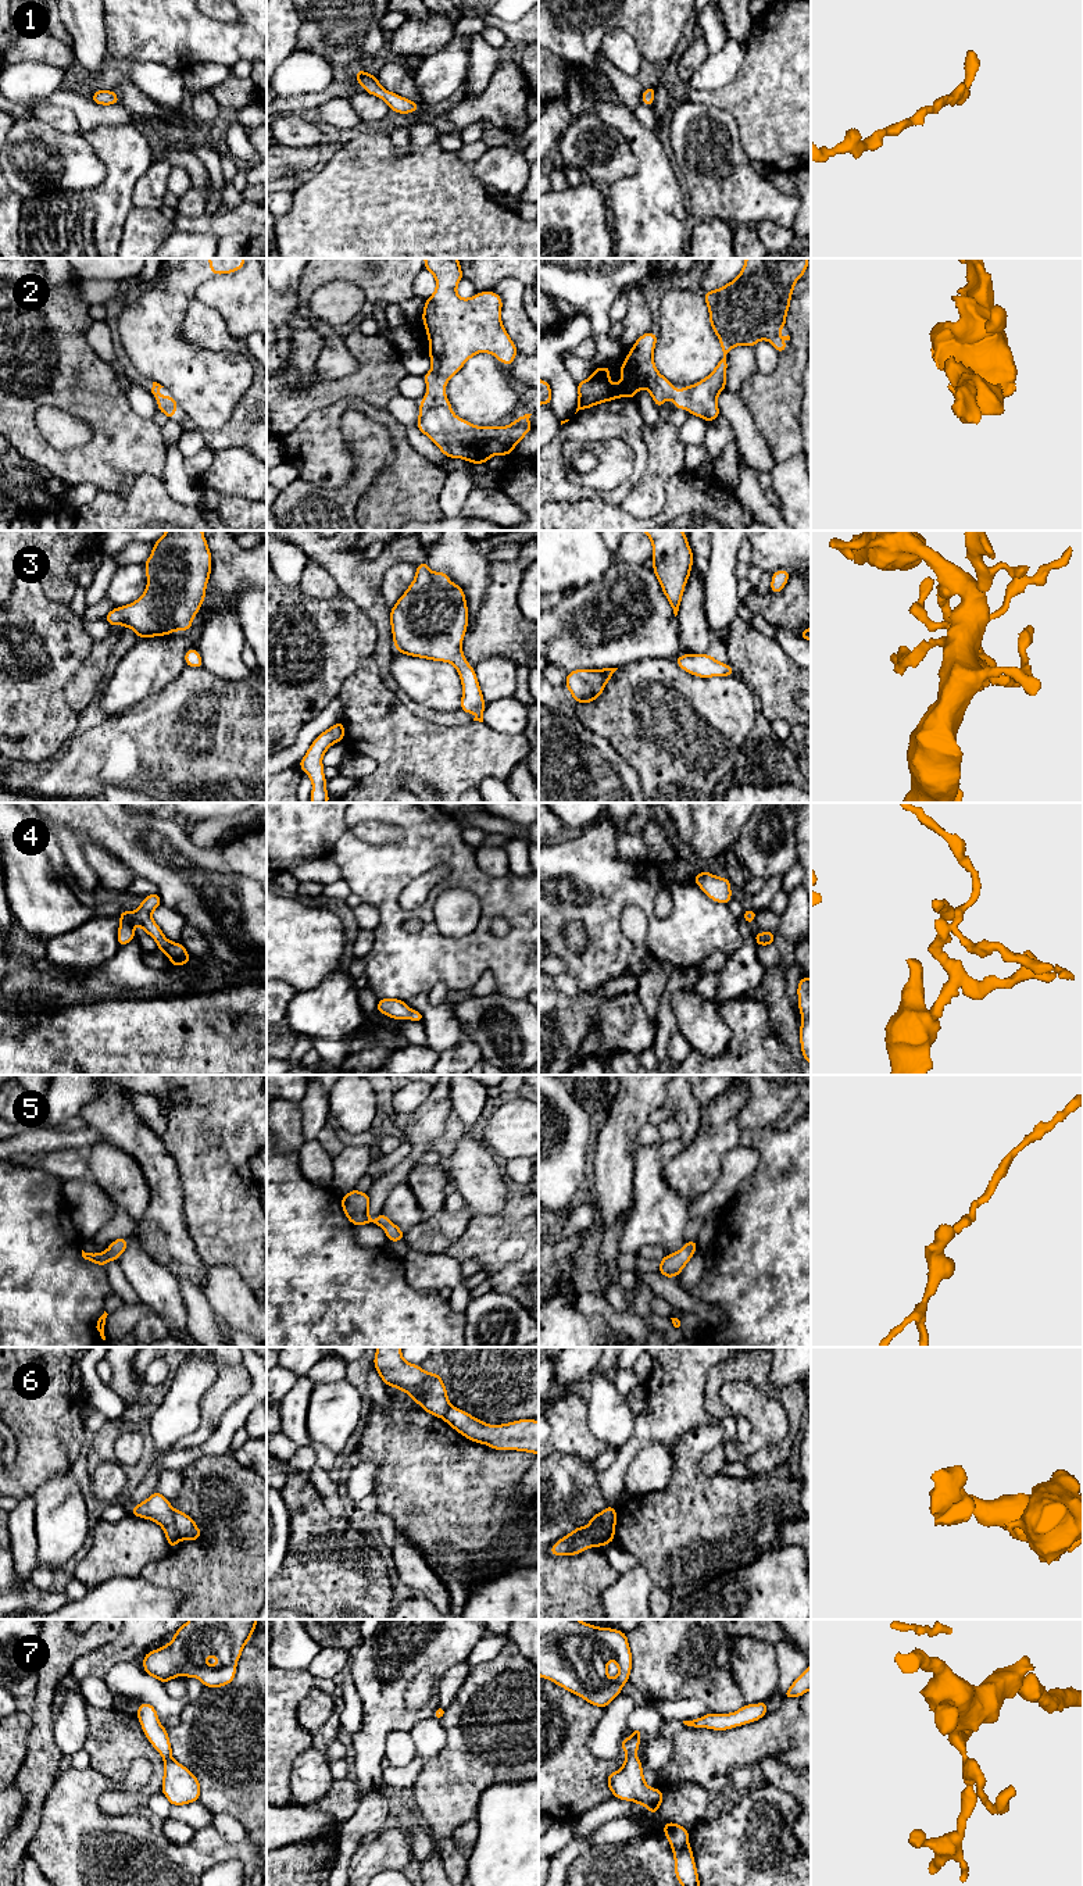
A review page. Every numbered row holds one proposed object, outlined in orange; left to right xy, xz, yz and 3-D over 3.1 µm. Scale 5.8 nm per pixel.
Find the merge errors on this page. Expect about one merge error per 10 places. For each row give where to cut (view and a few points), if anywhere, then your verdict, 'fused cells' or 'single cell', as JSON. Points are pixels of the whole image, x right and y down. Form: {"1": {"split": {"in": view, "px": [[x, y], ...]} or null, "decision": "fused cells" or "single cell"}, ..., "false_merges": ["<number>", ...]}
{"1": {"split": null, "decision": "single cell"}, "2": {"split": null, "decision": "single cell"}, "3": {"split": null, "decision": "single cell"}, "4": {"split": null, "decision": "single cell"}, "5": {"split": null, "decision": "single cell"}, "6": {"split": {"in": "xy", "px": [[172, 1510], [178, 1540]]}, "decision": "fused cells"}, "7": {"split": null, "decision": "single cell"}, "false_merges": ["6"]}

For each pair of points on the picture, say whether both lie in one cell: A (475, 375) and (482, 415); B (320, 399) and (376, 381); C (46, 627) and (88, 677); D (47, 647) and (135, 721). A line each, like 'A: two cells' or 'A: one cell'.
A: one cell
B: one cell
C: two cells
D: two cells

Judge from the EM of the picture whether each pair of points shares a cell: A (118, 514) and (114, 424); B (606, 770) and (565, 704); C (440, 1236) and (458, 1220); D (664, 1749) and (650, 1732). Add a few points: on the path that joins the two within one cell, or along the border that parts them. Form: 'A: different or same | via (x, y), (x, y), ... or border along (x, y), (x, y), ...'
A: different | border along (143, 474), (125, 493), (100, 490)
B: same | via (589, 756), (568, 735), (565, 721)
C: same | via (445, 1232), (454, 1224)
D: same | via (660, 1745), (653, 1736)

